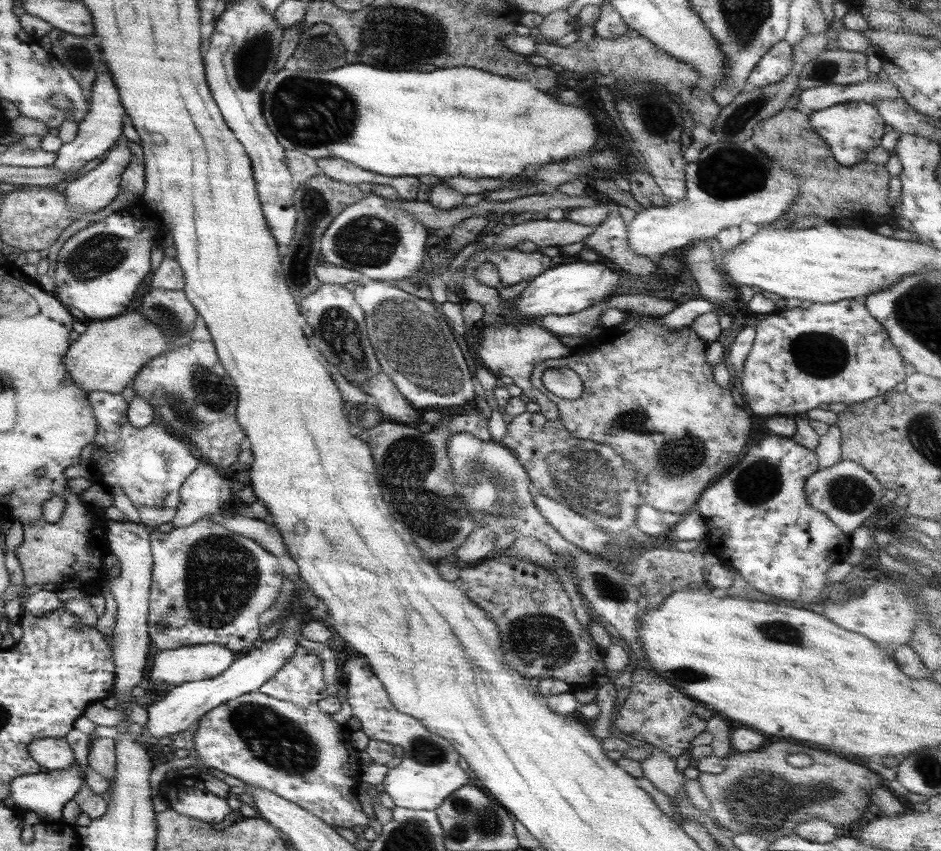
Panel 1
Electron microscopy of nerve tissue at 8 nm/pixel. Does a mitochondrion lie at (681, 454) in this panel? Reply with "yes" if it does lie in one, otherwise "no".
yes

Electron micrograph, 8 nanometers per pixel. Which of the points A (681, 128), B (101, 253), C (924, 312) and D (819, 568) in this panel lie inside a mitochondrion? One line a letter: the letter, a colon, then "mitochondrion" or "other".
A: other
B: mitochondrion
C: mitochondrion
D: other

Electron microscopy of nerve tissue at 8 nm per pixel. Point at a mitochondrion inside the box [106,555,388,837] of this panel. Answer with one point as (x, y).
(269, 736)

